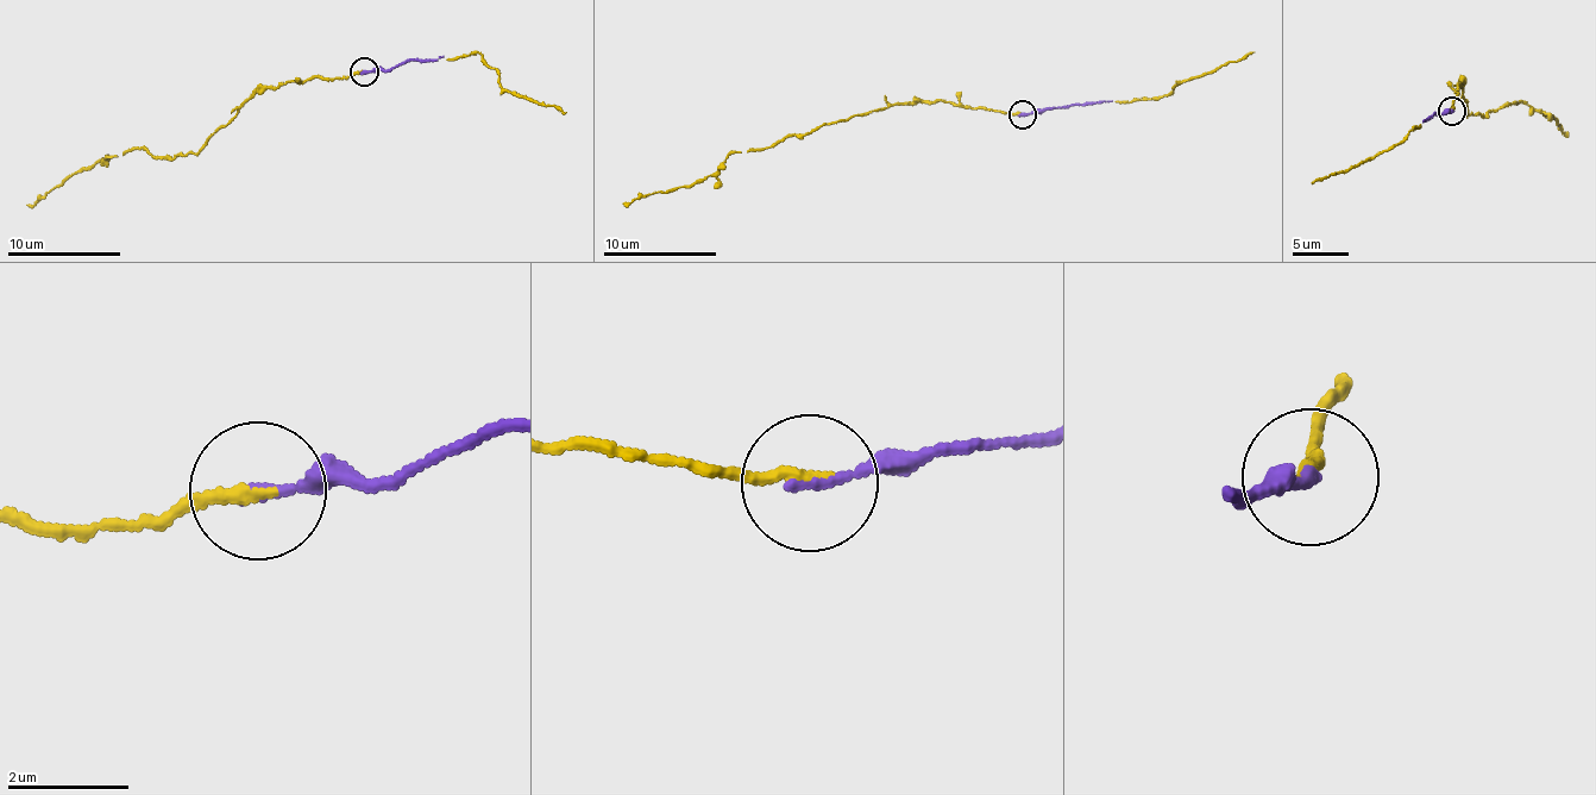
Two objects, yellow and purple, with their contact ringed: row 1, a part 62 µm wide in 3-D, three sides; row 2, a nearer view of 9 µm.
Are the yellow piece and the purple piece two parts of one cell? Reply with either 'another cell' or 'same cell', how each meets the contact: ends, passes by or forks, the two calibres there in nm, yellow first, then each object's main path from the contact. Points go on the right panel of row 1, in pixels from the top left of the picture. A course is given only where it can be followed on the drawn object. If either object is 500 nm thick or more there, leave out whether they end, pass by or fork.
same cell; yellow ends; purple ends; calibres 200 and 220 nm; course yellow (1451, 111), (1462, 80), (1468, 114), (1485, 117), (1519, 100), (1552, 116), (1562, 132), (1566, 130); course purple (1451, 111), (1439, 117), (1433, 113), (1430, 120), (1422, 120)

